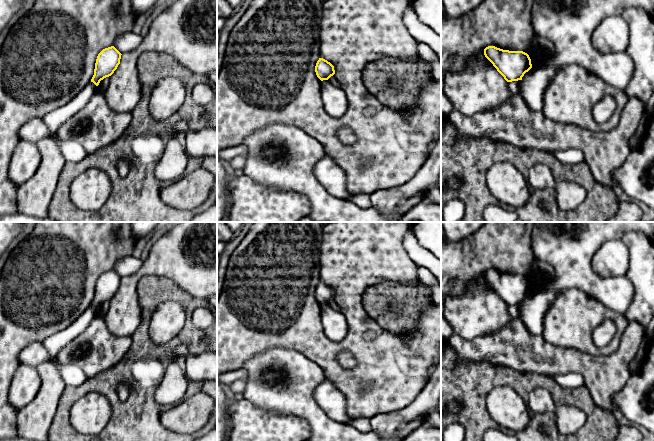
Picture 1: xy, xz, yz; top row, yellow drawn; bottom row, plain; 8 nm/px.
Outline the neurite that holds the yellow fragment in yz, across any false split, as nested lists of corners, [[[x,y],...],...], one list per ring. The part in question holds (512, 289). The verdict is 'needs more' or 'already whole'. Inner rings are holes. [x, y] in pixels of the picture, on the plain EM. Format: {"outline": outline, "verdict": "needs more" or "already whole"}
{"outline": [[[488,270],[484,273],[484,279],[507,306],[522,304],[524,298],[532,292],[529,279],[523,275]]], "verdict": "already whole"}

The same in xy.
{"outline": [[[114,271],[103,273],[97,280],[91,305],[69,327],[49,336],[40,343],[55,357],[70,341],[80,335],[96,317],[100,305],[111,300],[120,288],[121,277]]], "verdict": "needs more"}

